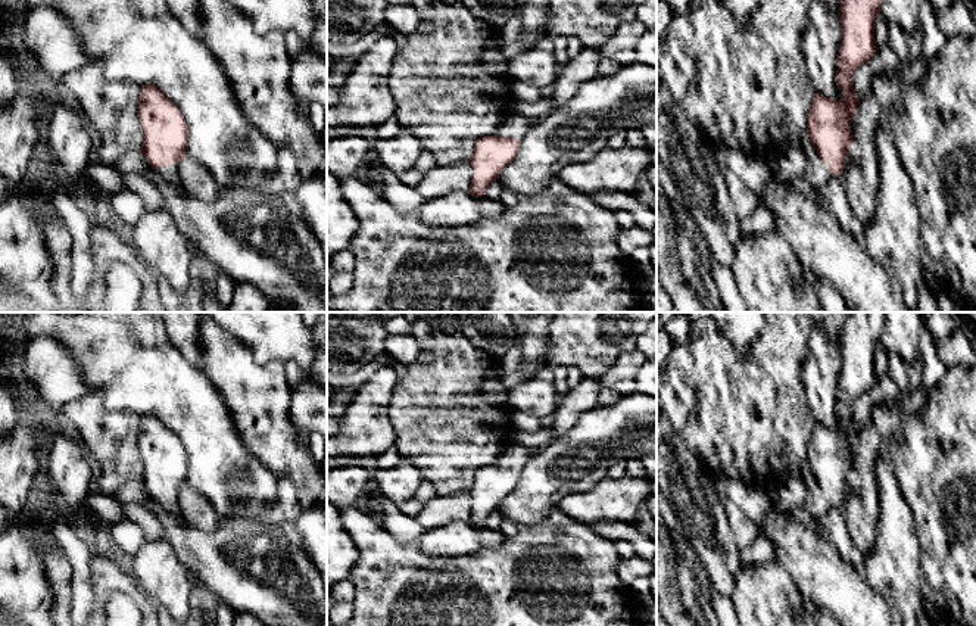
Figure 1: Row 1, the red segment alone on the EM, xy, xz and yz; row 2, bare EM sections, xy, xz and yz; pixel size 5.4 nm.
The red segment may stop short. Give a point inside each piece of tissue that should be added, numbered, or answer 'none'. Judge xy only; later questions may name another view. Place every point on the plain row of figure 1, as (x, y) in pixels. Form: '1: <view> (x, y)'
1: xy (171, 504)

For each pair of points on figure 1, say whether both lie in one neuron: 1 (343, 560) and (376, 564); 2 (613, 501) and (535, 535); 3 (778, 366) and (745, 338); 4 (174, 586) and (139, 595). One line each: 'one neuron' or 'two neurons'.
1: two neurons
2: two neurons
3: two neurons
4: two neurons

